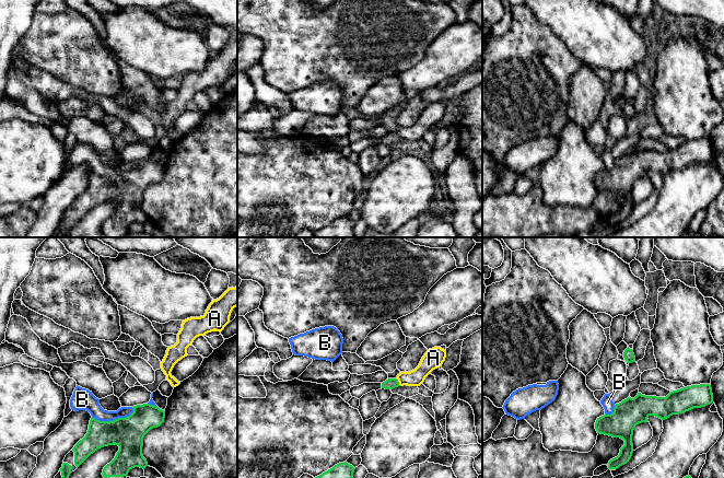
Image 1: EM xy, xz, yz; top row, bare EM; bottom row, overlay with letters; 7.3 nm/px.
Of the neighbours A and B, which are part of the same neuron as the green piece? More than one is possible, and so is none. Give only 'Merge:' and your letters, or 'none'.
Merge: A

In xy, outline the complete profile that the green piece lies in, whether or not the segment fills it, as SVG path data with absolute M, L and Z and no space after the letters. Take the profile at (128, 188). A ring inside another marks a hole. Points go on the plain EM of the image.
M150 159L132 163L133 167L129 172L109 177L91 173L87 188L63 214L60 223L62 237L67 237L70 229L95 206L114 199L119 201L119 206L103 224L105 237L124 237L130 224L144 224L148 221L142 210L143 193L164 177L165 166Z

